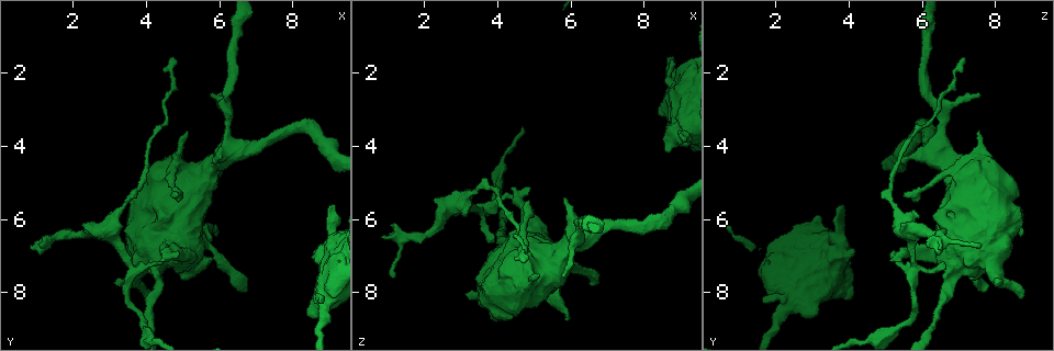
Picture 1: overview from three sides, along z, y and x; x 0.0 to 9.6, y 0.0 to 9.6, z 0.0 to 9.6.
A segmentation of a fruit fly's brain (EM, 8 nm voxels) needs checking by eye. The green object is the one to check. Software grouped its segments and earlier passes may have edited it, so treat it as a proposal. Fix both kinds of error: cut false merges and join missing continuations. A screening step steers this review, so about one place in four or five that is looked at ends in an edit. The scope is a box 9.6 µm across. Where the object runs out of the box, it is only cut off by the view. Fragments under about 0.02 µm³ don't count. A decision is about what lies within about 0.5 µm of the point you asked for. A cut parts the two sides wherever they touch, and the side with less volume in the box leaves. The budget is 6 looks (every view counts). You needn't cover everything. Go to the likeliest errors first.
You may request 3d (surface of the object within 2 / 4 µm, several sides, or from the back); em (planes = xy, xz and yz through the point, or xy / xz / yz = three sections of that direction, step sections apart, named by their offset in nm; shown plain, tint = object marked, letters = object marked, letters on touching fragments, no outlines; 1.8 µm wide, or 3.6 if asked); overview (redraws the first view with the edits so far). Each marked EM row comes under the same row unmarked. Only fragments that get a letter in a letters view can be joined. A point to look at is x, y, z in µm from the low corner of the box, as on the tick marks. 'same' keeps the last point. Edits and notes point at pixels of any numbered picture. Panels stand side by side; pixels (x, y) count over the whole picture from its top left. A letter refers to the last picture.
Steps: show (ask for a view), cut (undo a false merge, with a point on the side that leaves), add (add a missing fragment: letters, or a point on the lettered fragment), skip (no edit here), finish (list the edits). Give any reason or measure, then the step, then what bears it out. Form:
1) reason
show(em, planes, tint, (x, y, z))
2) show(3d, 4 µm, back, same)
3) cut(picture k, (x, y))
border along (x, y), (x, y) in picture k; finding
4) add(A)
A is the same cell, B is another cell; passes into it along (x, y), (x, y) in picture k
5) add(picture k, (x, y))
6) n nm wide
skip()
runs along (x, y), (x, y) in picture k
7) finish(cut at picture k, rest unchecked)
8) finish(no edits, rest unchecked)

arms part here
show(3d, 2 µm, (3.65, 7.45, 5.70))

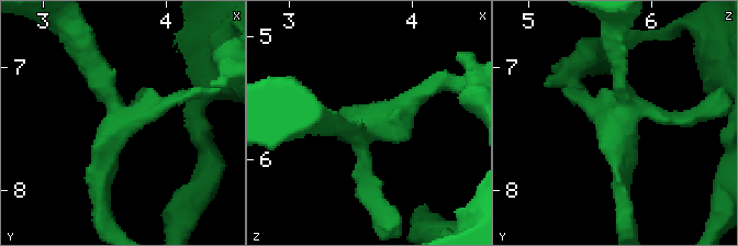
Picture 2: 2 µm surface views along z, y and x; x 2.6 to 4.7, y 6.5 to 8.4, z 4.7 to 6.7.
show(em, 3.6 µm, xz, step 8, tint, (3.68, 7.42, 5.76))

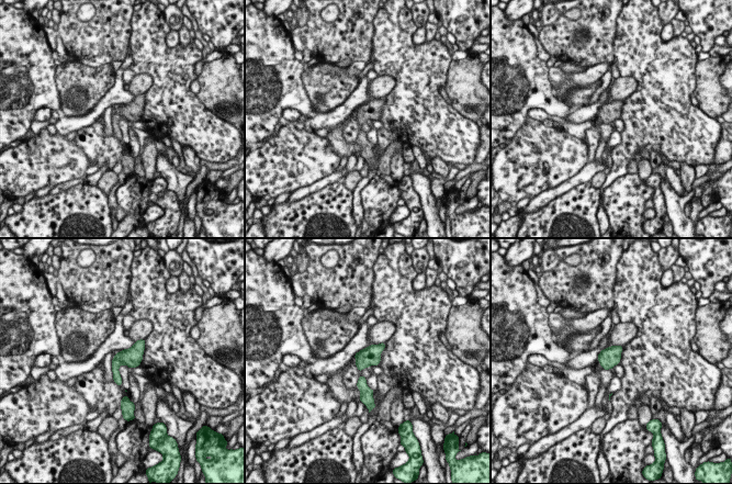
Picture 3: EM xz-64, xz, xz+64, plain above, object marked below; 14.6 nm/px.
show(em, 3.6 µm, planes, letters, same)

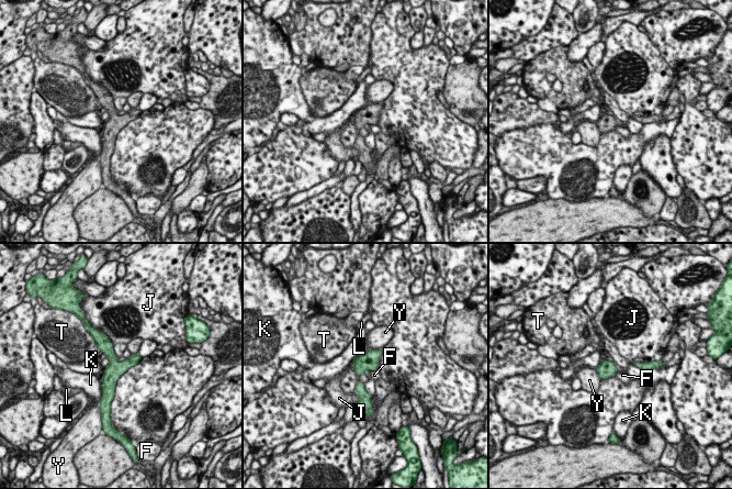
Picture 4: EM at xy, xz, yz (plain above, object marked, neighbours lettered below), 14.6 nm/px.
J touches over 260 nm
skip()
F, J, K, L, T and Y are other cells; runs along (103, 340), (112, 357), (110, 396) in picture 4; continuous, no second neuron

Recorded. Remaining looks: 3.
free end
show(em, xz, step 16, letters, (4.05, 8.20, 8.70))

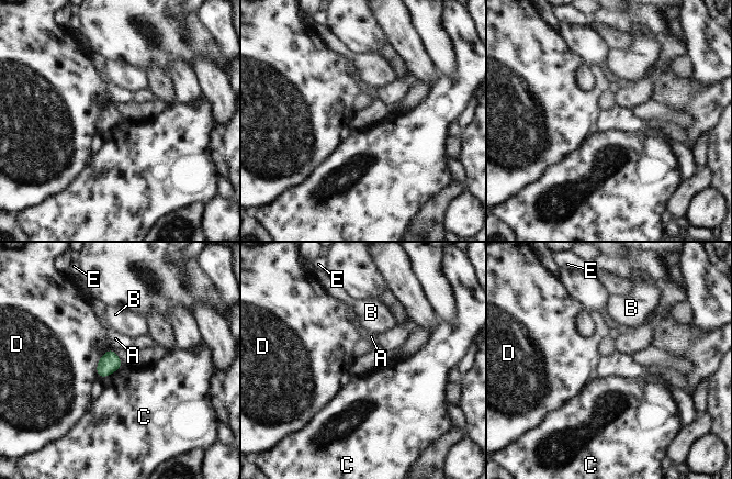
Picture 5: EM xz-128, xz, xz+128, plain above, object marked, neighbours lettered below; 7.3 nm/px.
skip()
A, B, C, D and E are other cells; border along (111, 348), (101, 356), (97, 376) in picture 5; none of them fits

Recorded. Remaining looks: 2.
an open end
show(3d, 2 µm, (5.15, 3.55, 7.50))

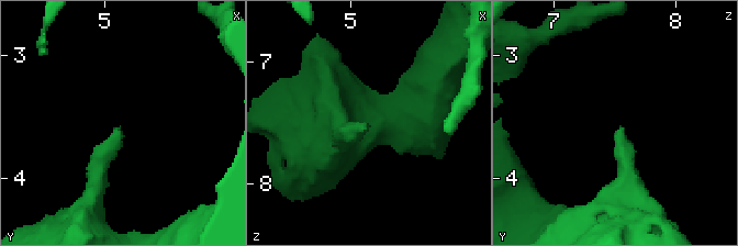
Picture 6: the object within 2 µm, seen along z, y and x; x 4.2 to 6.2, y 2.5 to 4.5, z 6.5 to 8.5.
now the EM
show(em, planes, letters, (5.12, 3.56, 7.56))

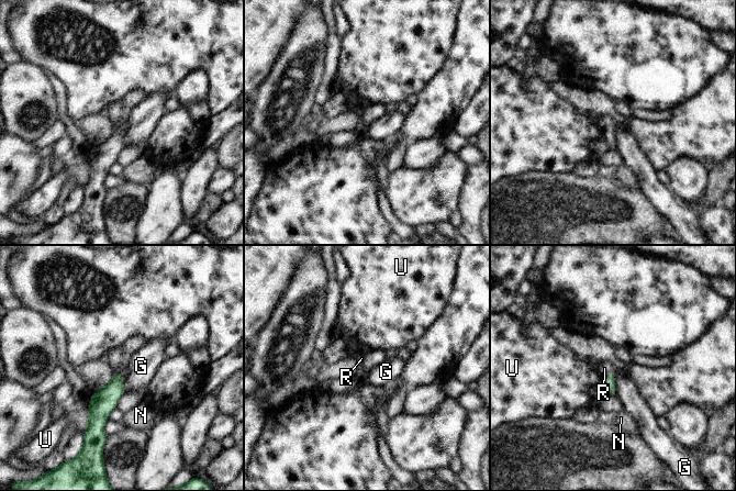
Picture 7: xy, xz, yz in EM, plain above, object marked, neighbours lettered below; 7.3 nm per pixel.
add(R)
R is the same cell, G, N and U are other cells; passes into it along (610, 385), (606, 377), (604, 368) in picture 7; it goes on there

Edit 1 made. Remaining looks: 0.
finish(add at picture 7, rest unchecked)

